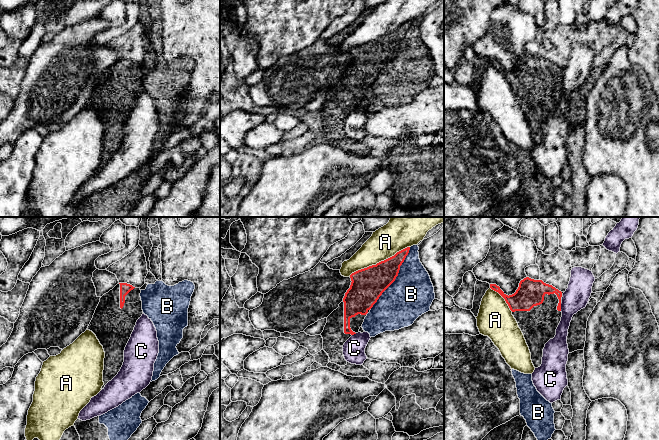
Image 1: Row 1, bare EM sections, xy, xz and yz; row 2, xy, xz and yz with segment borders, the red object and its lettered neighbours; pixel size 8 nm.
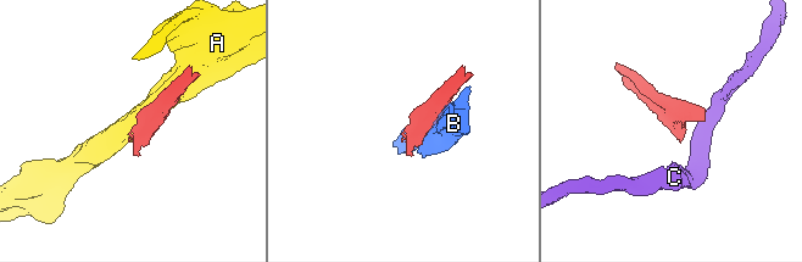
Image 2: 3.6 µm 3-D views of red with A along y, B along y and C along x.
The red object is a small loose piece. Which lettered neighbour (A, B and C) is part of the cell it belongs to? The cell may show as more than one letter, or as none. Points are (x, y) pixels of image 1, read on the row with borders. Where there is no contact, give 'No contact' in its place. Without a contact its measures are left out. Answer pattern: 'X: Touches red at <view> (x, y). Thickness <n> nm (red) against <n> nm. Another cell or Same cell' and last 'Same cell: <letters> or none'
A: Touches red at xz (379, 262). Thickness 260 nm (red) against 240 nm. Another cell
B: Touches red at xz (395, 278). Thickness 260 nm (red) against 360 nm. Another cell
C: Touches red at yz (560, 307). Thickness 190 nm (red) against 200 nm. Another cell
Same cell: none

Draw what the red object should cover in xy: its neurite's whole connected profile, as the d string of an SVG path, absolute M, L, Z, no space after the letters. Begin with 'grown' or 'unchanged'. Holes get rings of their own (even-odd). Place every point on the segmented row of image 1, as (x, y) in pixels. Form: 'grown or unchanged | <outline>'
grown | M117 284L112 290L100 298L100 302L87 328L96 335L105 352L103 370L104 385L101 389L104 389L105 385L118 374L123 365L125 347L137 320L143 314L140 293L140 288L135 288L130 284Z

